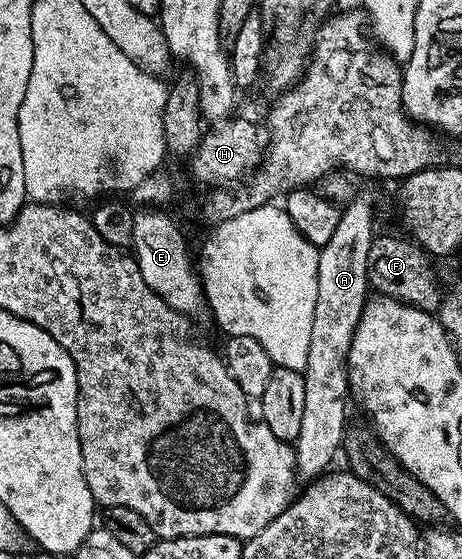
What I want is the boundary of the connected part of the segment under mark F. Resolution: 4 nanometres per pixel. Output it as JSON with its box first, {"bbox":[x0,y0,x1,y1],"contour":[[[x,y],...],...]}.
{"bbox":[367,235,443,313],"contour":[[[374,235],[371,254],[367,258],[369,287],[374,293],[401,300],[424,312],[436,313],[443,296],[440,291],[437,293],[437,276],[433,273],[432,264],[434,261],[420,244],[409,238],[404,239],[400,240],[397,236]]]}

